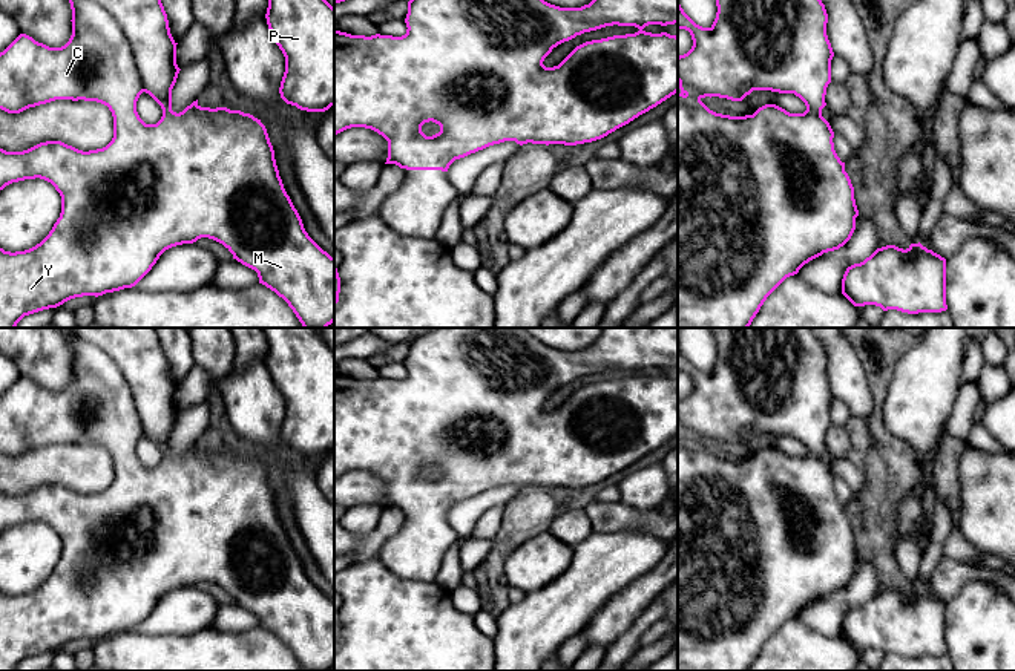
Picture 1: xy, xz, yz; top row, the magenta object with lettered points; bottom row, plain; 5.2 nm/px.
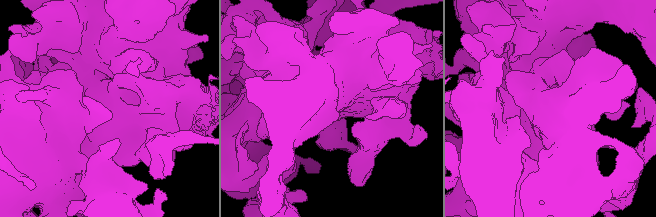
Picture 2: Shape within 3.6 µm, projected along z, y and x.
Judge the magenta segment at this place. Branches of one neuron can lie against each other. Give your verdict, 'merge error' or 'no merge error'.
no merge error

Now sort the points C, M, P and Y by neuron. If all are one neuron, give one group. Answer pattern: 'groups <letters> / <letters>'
groups C M P Y

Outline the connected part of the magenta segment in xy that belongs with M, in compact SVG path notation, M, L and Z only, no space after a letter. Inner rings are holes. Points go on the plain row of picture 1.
M67 328L74 332L69 346L72 352L72 378L61 391L49 391L35 385L26 377L20 377L3 395L0 395L0 452L8 457L20 457L29 450L46 447L55 443L84 443L97 444L109 450L113 460L112 484L97 493L83 495L61 484L40 486L23 495L6 495L0 492L0 533L6 529L25 522L44 522L51 525L61 539L61 556L49 578L35 590L25 594L5 594L0 591L0 671L15 671L17 666L29 657L57 651L64 645L83 639L103 639L135 630L156 607L159 599L176 588L193 587L201 581L213 582L222 587L233 602L255 613L259 627L265 628L282 640L293 653L304 671L327 671L334 665L334 601L324 594L305 574L302 562L287 538L274 502L274 493L270 486L265 469L261 463L241 453L227 450L201 450L198 443L182 455L172 453L172 432L176 426L179 411L176 408L176 385L169 371L167 357L158 339L155 328ZM149 437L163 452L163 460L156 467L146 467L138 455L136 444L140 438Z

